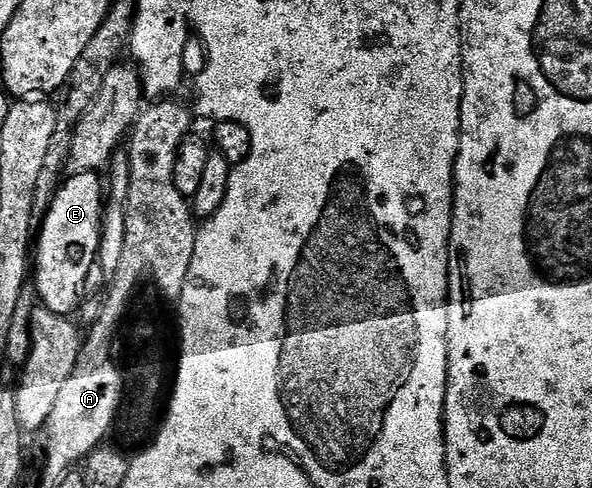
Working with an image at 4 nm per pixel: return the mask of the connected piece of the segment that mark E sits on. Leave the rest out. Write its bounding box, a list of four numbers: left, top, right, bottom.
[33,172,105,316]

